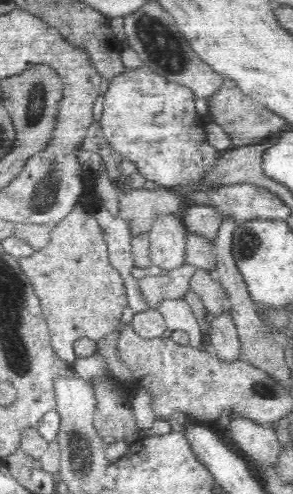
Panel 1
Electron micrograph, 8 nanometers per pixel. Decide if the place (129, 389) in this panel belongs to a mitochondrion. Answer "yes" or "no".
no

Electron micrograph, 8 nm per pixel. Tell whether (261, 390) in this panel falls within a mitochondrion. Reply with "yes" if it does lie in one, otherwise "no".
yes

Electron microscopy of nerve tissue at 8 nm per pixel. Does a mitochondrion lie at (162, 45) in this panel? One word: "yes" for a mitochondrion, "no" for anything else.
yes

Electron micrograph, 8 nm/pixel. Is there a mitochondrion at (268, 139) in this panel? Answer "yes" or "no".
no

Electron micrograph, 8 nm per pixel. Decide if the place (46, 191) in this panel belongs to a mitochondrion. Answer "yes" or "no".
yes

